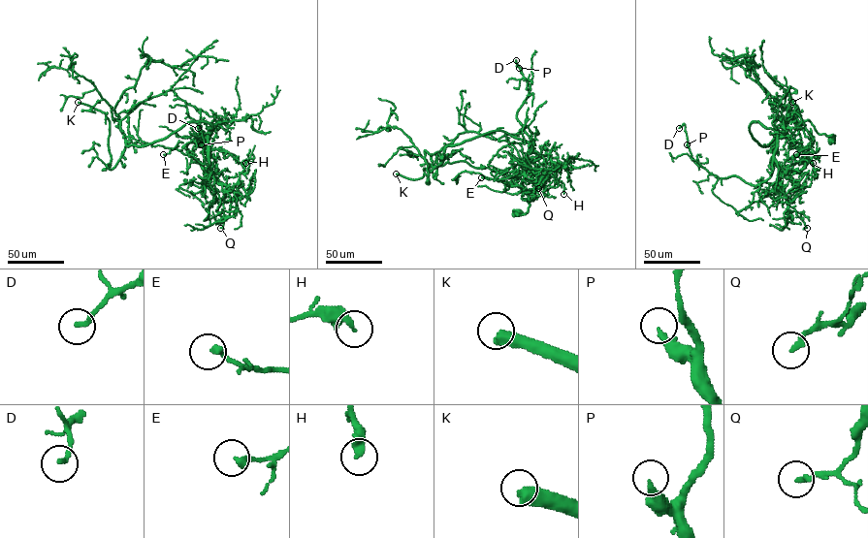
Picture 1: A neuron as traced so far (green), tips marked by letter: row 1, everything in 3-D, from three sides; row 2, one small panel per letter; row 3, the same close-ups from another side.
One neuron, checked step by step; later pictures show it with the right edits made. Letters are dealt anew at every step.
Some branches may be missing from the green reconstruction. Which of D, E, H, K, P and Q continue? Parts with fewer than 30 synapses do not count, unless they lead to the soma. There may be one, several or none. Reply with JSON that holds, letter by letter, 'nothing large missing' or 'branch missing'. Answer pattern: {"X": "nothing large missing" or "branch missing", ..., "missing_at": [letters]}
{"D": "nothing large missing", "E": "nothing large missing", "H": "nothing large missing", "K": "branch missing", "P": "branch missing", "Q": "nothing large missing", "missing_at": ["K", "P"]}

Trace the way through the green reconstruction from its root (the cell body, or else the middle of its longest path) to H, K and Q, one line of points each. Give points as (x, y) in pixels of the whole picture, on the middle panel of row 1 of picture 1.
H: (519, 213), (528, 211), (530, 191), (540, 187), (526, 155), (521, 185), (542, 194), (562, 181), (563, 194)
K: (519, 213), (540, 185), (530, 144), (501, 130), (442, 156), (425, 150), (428, 183), (396, 174)
Q: (519, 213), (528, 211), (530, 191), (540, 187), (527, 155), (547, 155), (554, 168), (538, 188)

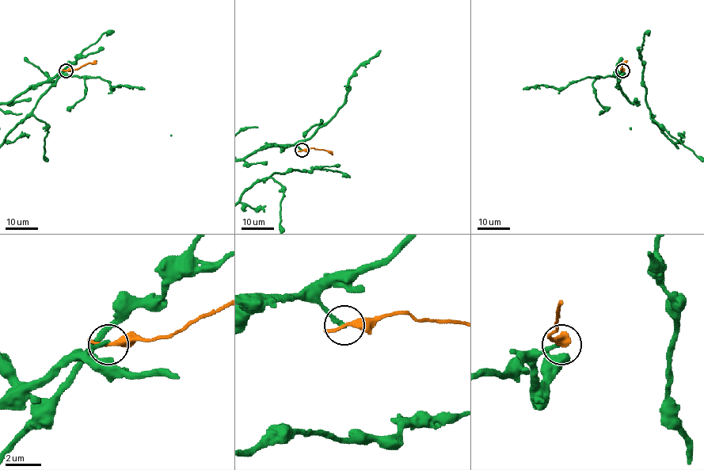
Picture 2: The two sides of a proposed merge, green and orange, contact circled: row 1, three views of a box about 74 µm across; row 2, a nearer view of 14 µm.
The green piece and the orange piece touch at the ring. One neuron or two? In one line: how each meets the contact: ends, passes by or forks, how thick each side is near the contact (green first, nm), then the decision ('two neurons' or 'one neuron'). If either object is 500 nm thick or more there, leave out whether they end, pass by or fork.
green ends; orange ends; calibres 240 and 360 nm; two neurons

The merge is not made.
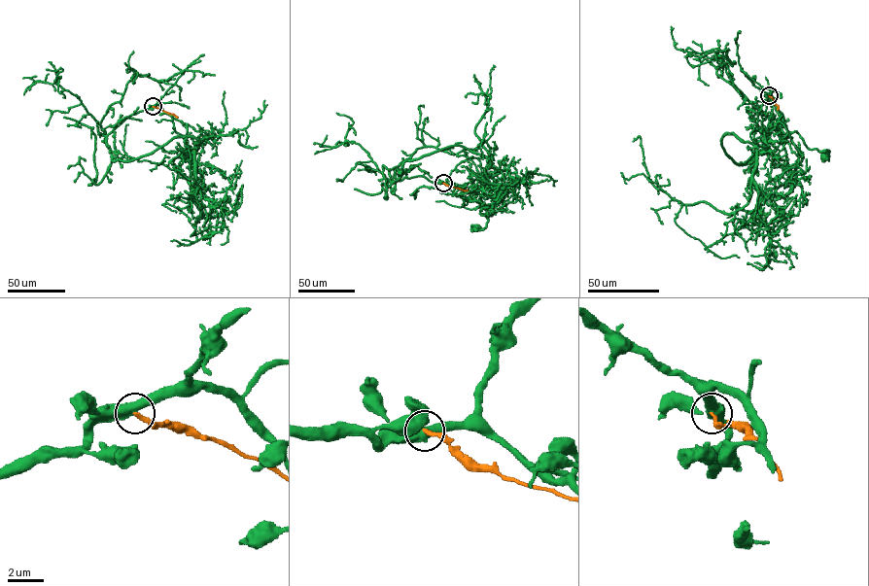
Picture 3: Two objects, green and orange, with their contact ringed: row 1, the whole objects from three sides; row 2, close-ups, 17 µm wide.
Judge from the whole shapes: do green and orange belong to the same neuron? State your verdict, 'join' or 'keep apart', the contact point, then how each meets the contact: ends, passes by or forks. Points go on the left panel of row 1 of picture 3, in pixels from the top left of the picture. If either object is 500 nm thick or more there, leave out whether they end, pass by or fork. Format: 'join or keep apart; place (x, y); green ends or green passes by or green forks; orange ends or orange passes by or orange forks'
keep apart; place (153, 106)

